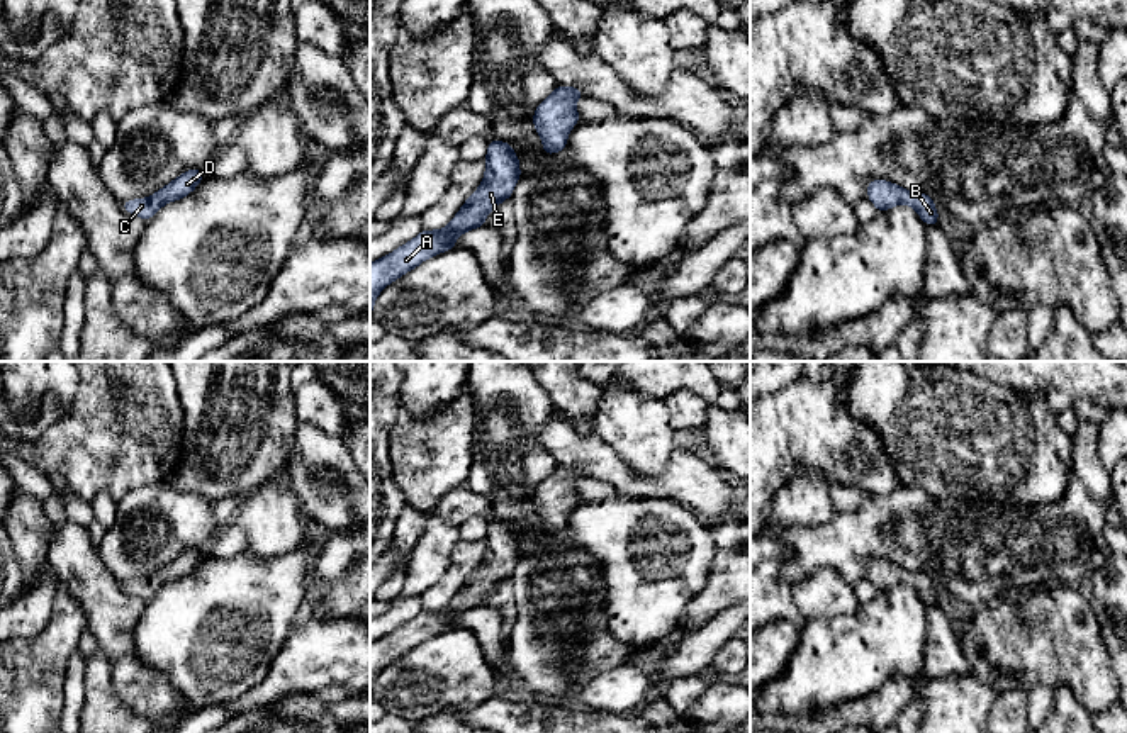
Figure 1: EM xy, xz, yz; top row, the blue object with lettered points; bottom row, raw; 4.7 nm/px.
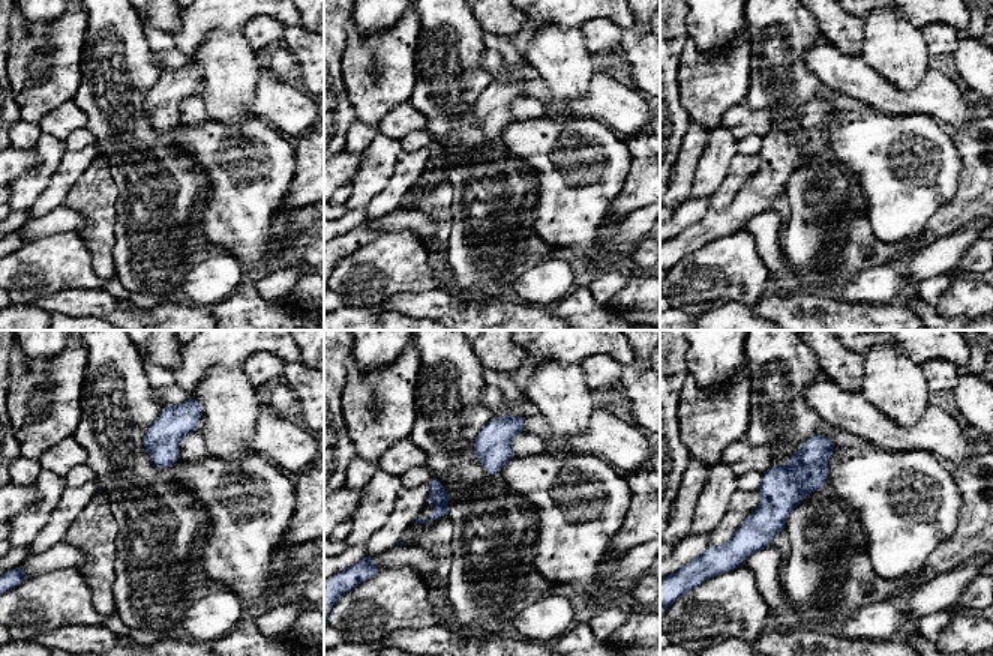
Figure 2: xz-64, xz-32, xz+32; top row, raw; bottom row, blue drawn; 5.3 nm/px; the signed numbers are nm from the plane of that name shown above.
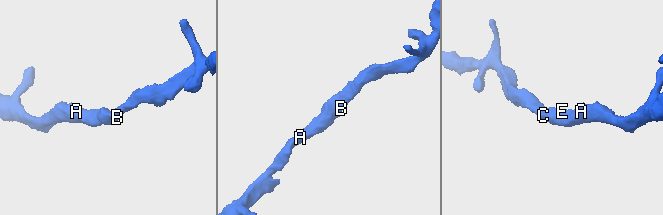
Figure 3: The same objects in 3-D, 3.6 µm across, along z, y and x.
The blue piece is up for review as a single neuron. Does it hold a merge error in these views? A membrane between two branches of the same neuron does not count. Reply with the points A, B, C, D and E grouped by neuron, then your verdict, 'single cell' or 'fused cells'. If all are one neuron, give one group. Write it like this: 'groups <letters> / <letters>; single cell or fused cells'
groups A B C D E; single cell

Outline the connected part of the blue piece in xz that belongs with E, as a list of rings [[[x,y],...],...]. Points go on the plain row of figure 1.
[[[489,519],[484,541],[485,553],[482,563],[446,607],[436,611],[423,609],[414,619],[370,643],[370,699],[378,674],[389,663],[428,638],[455,629],[455,621],[460,614],[485,606],[489,592],[506,579],[511,579],[514,565],[521,558],[519,538],[513,526],[504,521]]]

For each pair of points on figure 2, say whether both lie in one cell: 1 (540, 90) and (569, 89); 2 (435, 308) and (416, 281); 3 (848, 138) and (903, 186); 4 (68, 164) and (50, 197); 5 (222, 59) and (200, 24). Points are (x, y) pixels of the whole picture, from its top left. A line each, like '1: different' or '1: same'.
1: different
2: different
3: same
4: same
5: different

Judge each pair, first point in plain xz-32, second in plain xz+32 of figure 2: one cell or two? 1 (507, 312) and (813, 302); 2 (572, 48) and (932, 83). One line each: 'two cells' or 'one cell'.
1: one cell
2: two cells

